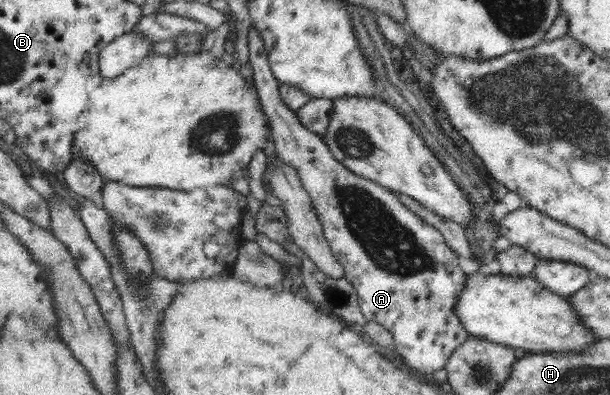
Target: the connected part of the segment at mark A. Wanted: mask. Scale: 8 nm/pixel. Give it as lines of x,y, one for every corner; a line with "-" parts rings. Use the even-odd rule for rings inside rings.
250,26
248,31
248,48
249,63
254,72
253,85
269,121
275,151
285,164
296,168
298,179
308,192
320,218
324,237
333,256
342,264
343,278
356,290
360,311
367,322
376,322
393,335
395,349
402,355
406,365
426,374
441,376
454,349
470,337
454,309
467,280
467,275
458,266
459,255
444,241
443,235
435,227
402,205
395,192
346,169
331,154
321,135
310,131
298,121
295,112
288,109
280,97
280,83
272,73
262,39
254,26

